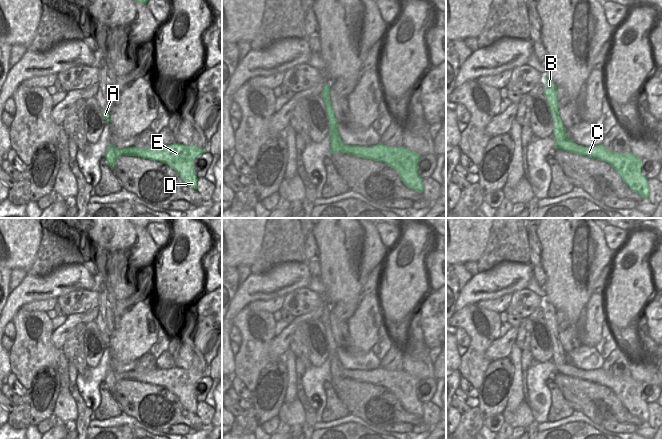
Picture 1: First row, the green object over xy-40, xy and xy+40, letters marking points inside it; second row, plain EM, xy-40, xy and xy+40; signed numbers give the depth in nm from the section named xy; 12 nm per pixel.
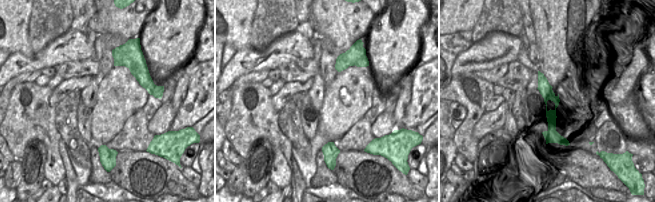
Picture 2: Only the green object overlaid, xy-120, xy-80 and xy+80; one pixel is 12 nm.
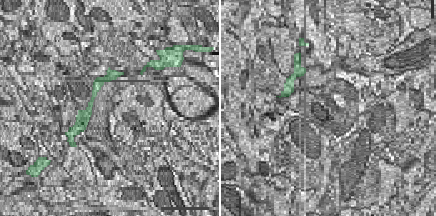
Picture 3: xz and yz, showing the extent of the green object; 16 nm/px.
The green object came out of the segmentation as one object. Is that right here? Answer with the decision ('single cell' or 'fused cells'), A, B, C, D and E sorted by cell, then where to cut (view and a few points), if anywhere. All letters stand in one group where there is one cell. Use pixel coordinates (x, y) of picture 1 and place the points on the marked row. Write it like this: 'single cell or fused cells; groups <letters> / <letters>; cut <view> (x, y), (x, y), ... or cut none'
fused cells; groups A B / C D E; cut xy+40 (568, 139), (559, 144), (560, 148)

